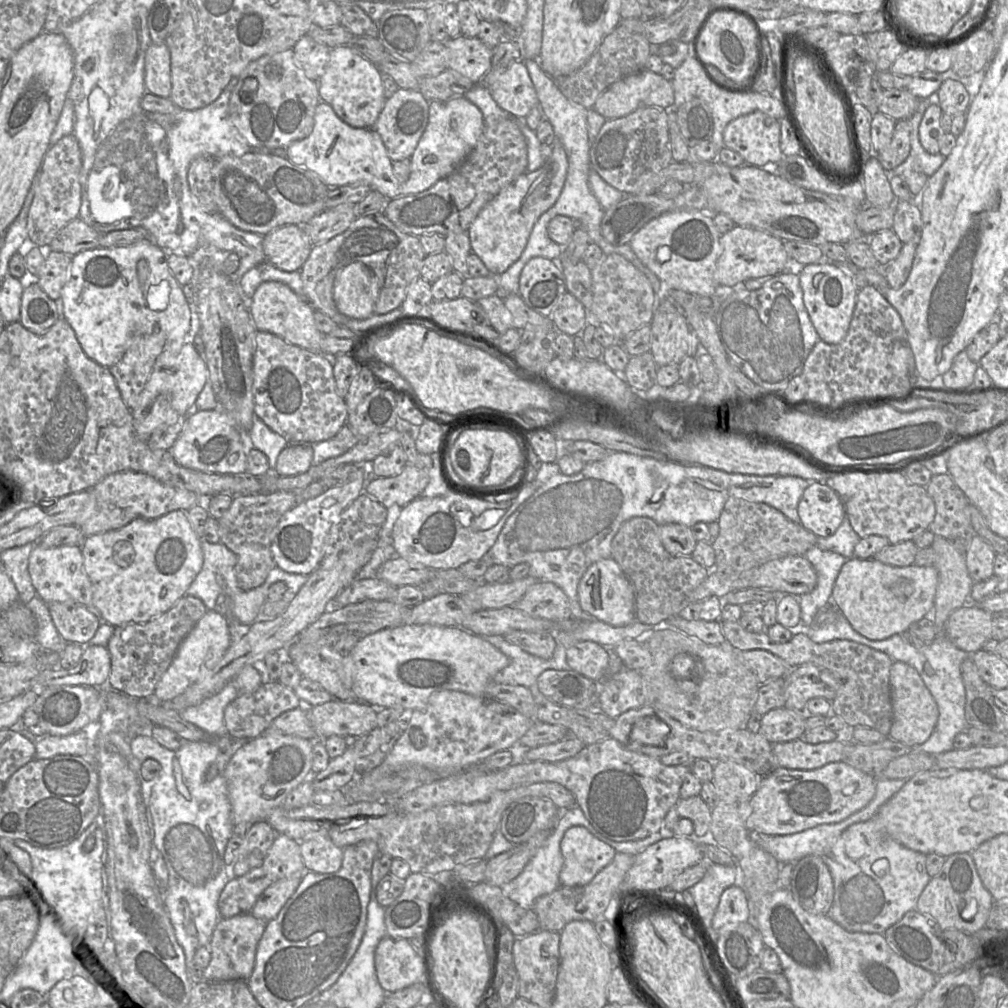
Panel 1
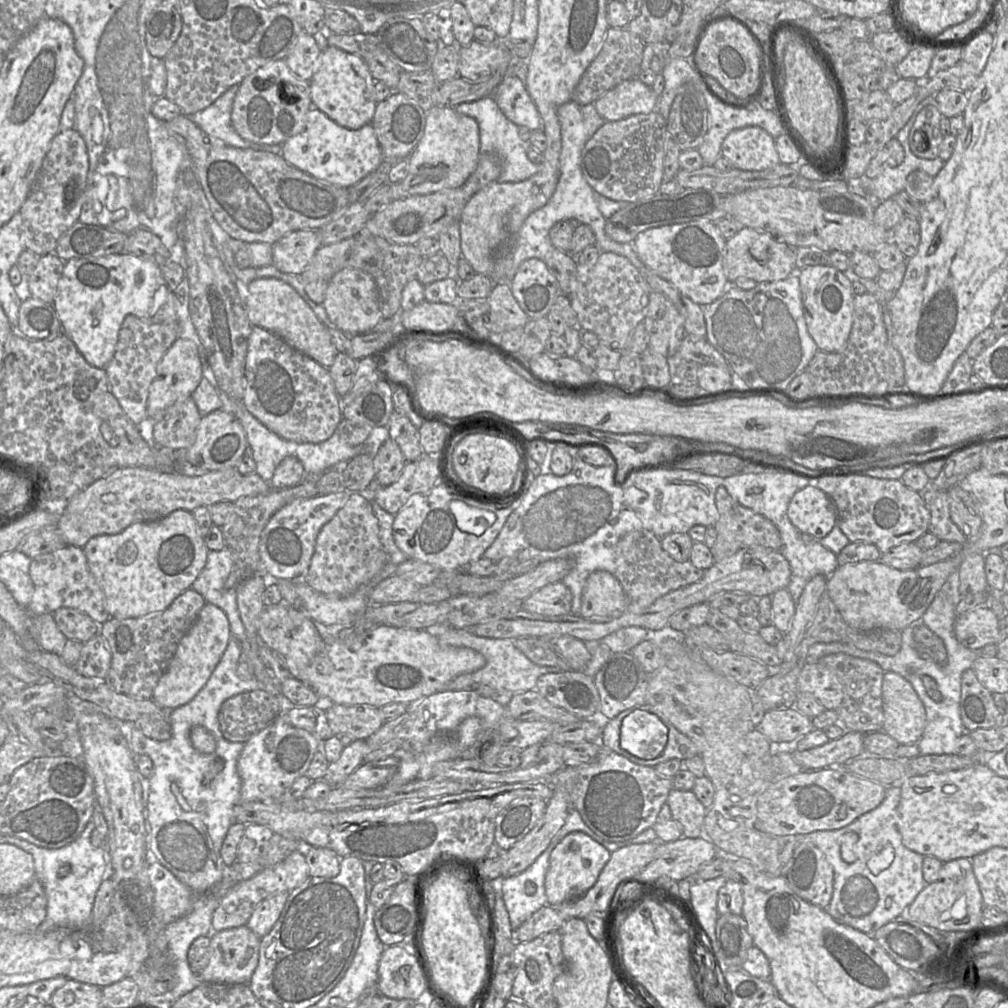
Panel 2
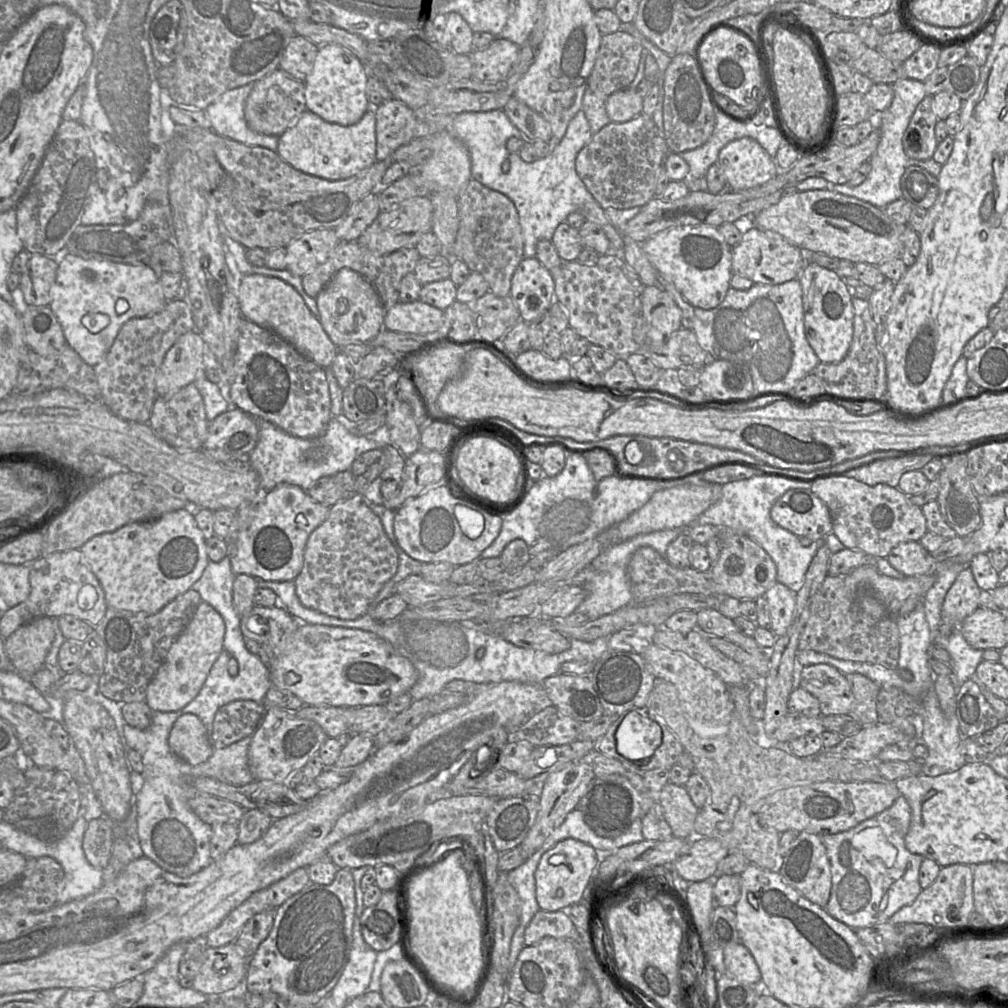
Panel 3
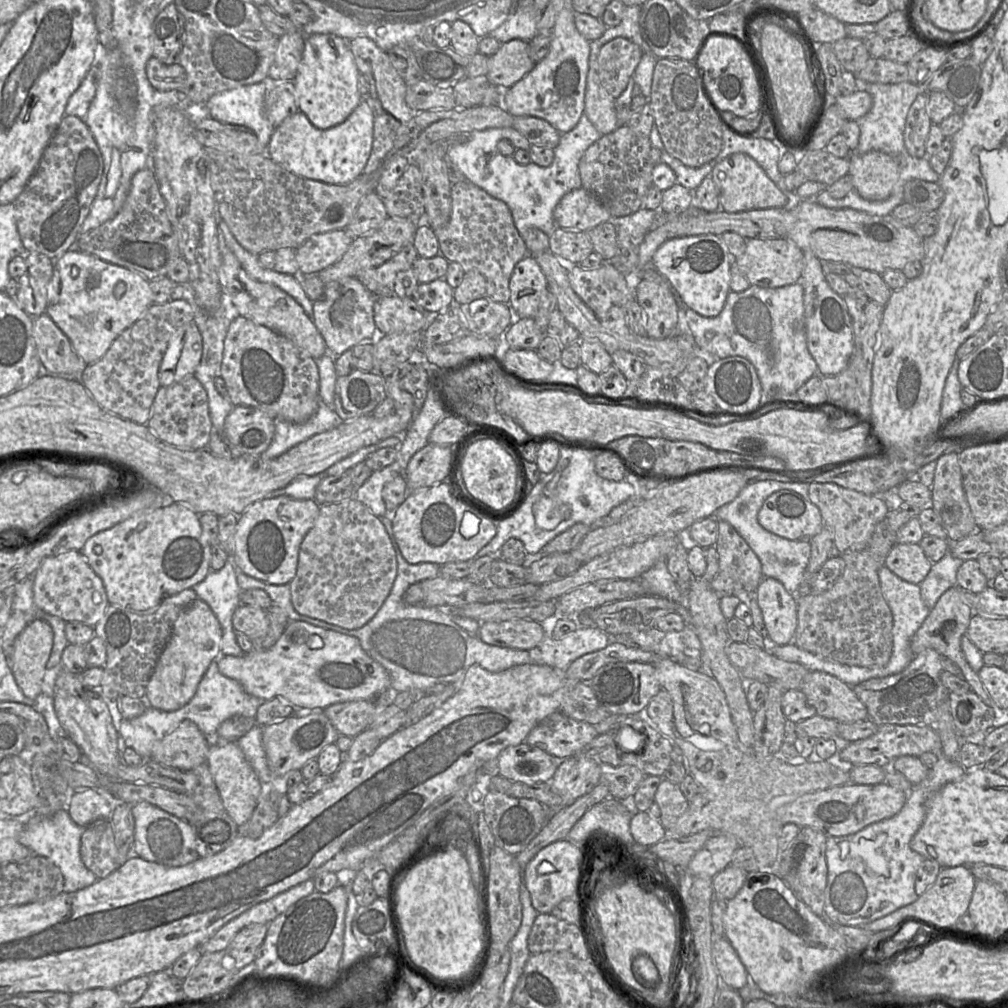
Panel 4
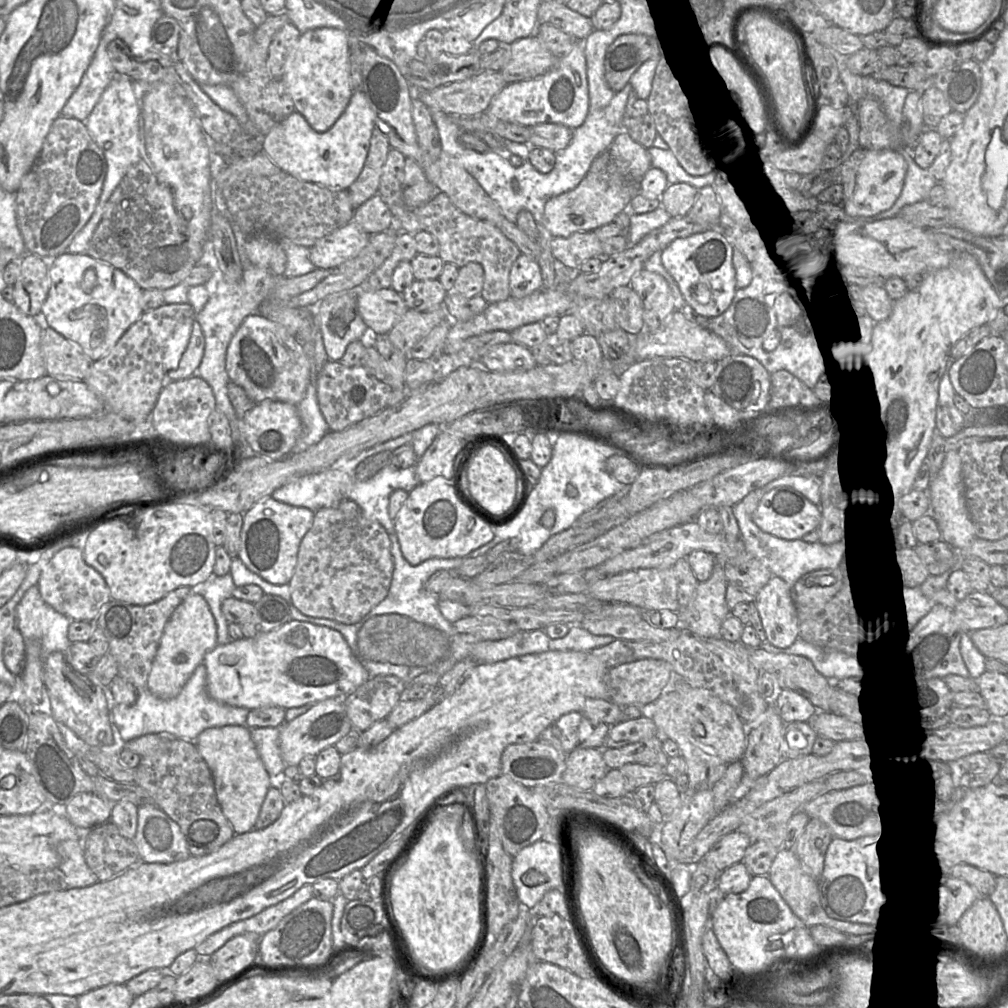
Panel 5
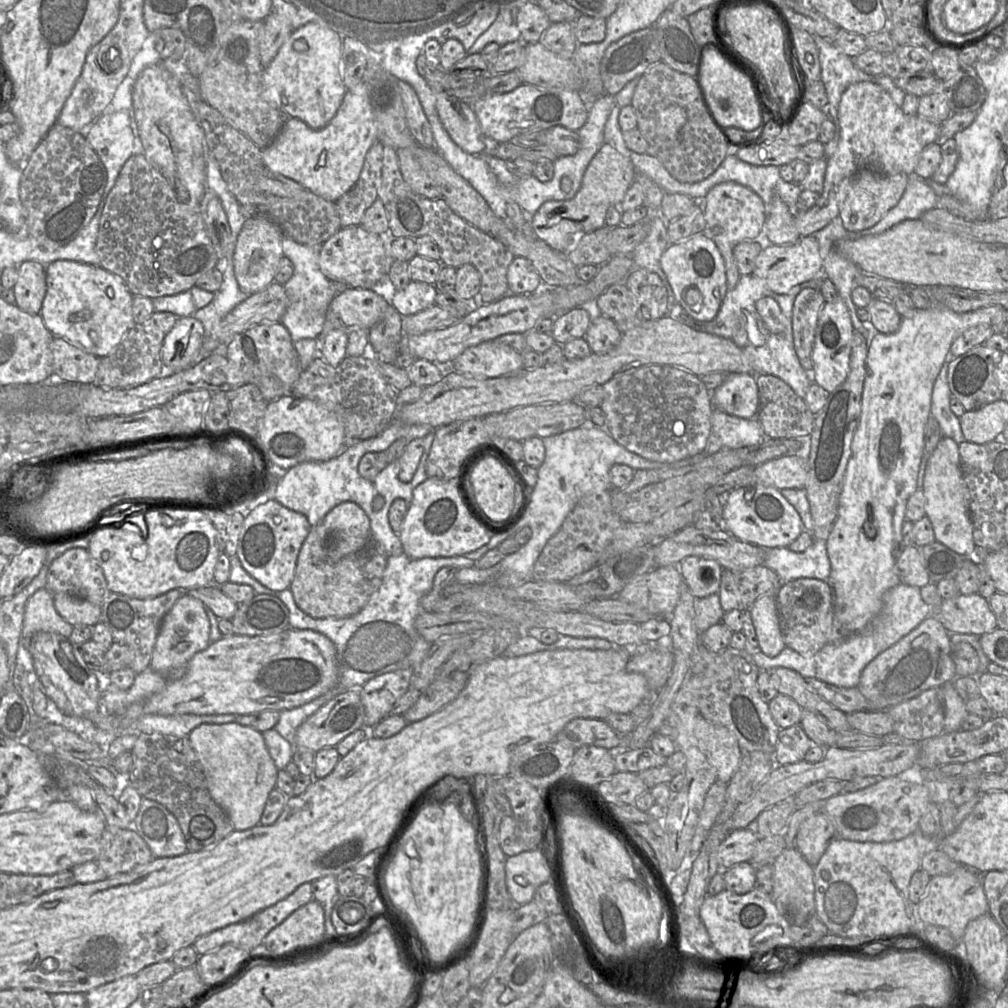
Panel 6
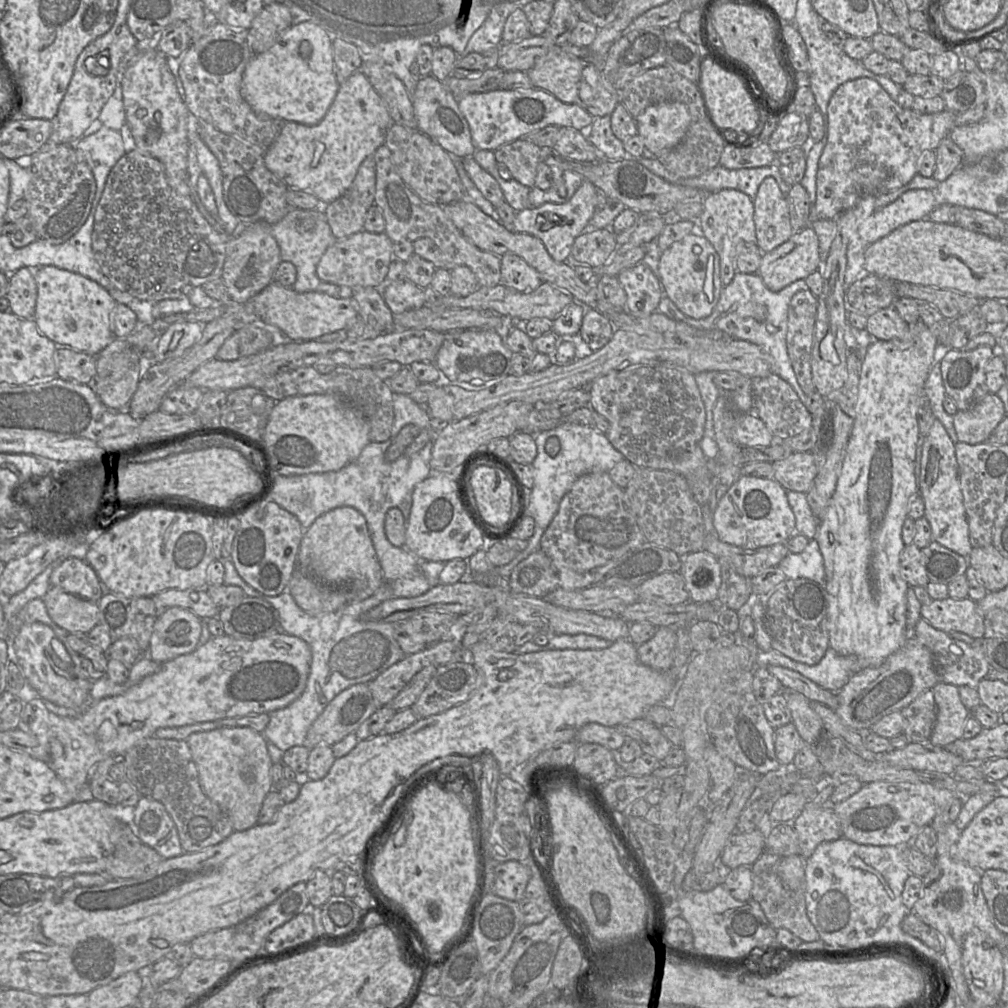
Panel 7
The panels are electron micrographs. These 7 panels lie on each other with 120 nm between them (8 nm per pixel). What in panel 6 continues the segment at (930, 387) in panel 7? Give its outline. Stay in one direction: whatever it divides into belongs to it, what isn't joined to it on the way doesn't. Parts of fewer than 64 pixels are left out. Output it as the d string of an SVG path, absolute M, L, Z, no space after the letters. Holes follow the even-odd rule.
M948 356L934 382L931 396L931 415L938 421L943 435L952 438L957 444L965 440L960 419L950 408L951 391L948 384L948 367L954 357Z

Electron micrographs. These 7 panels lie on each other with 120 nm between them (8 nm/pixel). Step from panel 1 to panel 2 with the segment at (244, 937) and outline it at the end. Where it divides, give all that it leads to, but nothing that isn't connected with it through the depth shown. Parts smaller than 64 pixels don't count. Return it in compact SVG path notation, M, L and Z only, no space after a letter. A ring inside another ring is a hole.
M246 925L210 934L210 960L199 974L203 983L248 984L259 960L261 938Z

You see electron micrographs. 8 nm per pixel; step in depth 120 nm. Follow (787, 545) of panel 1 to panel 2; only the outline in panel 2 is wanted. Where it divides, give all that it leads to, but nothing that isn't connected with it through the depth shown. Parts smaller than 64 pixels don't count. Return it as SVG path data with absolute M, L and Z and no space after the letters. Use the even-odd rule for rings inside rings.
M724 487L717 489L715 502L719 518L714 525L717 539L711 548L714 562L721 561L737 551L751 546L763 546L774 551L780 551L782 545L780 533L769 519L740 505L729 495Z

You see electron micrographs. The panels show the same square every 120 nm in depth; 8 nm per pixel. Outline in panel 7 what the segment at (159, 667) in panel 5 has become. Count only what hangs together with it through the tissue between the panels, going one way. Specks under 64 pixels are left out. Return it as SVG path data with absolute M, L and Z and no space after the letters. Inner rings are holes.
M180 607L167 608L154 624L148 656L163 664L189 654L199 646L201 619L192 611Z

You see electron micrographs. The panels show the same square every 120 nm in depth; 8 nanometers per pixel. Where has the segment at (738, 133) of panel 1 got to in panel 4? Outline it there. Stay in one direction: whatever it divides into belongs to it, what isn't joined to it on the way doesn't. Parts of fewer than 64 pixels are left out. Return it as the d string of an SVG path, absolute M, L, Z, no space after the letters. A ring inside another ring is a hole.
M734 153L717 163L711 172L717 188L720 209L736 213L755 209L782 208L788 197L767 176L759 164L749 155Z

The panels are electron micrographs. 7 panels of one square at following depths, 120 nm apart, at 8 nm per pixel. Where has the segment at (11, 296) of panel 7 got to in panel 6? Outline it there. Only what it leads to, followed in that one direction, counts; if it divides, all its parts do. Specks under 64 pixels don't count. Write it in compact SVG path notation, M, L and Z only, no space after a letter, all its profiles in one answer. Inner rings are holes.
M25 261L17 267L18 278L13 287L15 305L29 315L40 313L46 294L46 266Z

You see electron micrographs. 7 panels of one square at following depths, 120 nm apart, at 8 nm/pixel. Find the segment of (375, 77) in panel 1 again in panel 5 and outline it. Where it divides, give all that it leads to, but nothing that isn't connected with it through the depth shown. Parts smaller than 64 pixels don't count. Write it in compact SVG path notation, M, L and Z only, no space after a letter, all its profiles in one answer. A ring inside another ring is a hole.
M334 28L302 33L287 59L287 71L278 81L282 92L293 100L295 111L303 115L316 132L327 131L345 111L353 94L350 87L349 35Z

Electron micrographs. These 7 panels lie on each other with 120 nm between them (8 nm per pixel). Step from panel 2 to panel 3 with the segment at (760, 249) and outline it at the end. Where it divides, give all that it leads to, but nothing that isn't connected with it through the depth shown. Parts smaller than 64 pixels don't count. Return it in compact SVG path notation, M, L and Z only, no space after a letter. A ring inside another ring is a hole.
M753 224L743 225L740 242L731 249L732 274L738 274L765 285L777 285L797 279L806 264L806 254L779 233L763 230Z

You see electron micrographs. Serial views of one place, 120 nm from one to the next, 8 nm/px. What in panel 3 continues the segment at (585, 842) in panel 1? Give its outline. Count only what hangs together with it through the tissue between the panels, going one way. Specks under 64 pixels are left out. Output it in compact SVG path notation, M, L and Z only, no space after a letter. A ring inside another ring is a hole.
M567 838L558 842L542 856L534 874L539 908L549 912L566 911L572 905L586 901L601 858L601 853L579 840Z

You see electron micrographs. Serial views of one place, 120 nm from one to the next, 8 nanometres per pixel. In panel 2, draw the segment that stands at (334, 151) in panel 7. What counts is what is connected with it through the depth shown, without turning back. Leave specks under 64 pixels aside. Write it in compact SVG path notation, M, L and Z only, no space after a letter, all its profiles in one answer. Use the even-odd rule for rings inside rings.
M315 107L308 111L304 129L282 144L281 155L289 164L312 177L345 188L361 181L382 162L380 145L372 123L351 130L340 126Z

